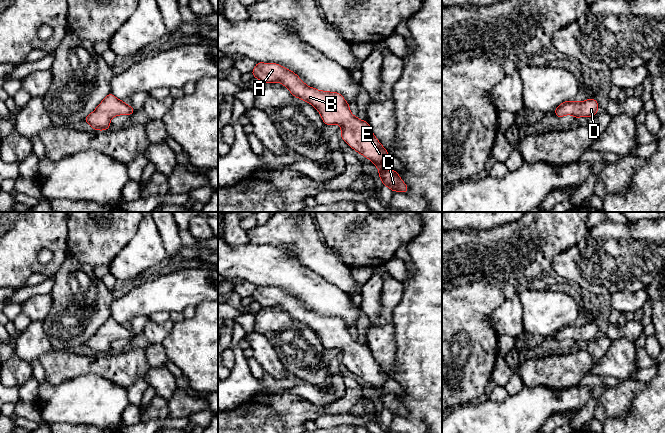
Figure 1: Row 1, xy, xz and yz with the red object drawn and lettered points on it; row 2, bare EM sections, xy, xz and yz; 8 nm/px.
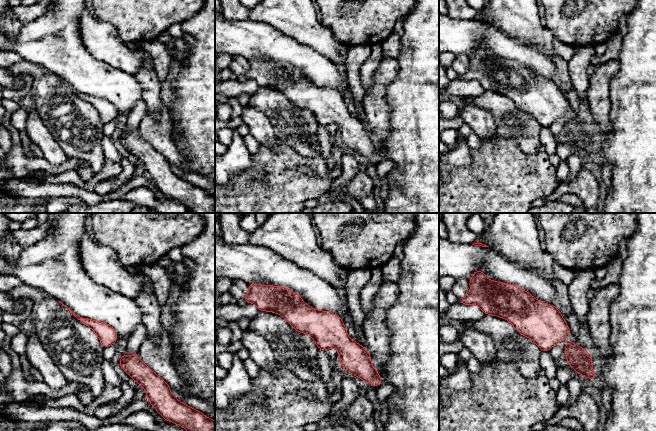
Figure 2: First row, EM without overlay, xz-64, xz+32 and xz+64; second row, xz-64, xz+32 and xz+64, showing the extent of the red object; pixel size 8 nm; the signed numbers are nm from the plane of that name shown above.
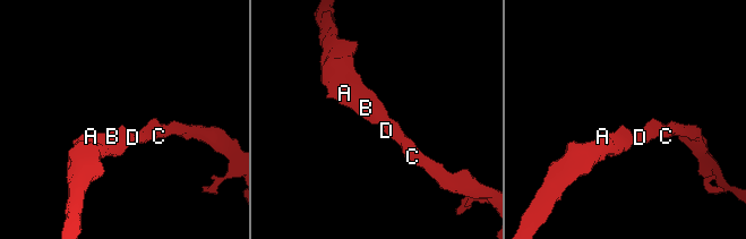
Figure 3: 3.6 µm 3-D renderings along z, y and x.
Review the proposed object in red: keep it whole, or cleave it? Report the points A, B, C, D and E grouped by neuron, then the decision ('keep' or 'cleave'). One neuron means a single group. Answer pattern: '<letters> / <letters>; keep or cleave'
A B C D E; keep

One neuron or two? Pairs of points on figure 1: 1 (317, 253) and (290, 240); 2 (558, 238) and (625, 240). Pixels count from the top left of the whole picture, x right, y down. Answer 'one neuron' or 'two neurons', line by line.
1: one neuron
2: two neurons

